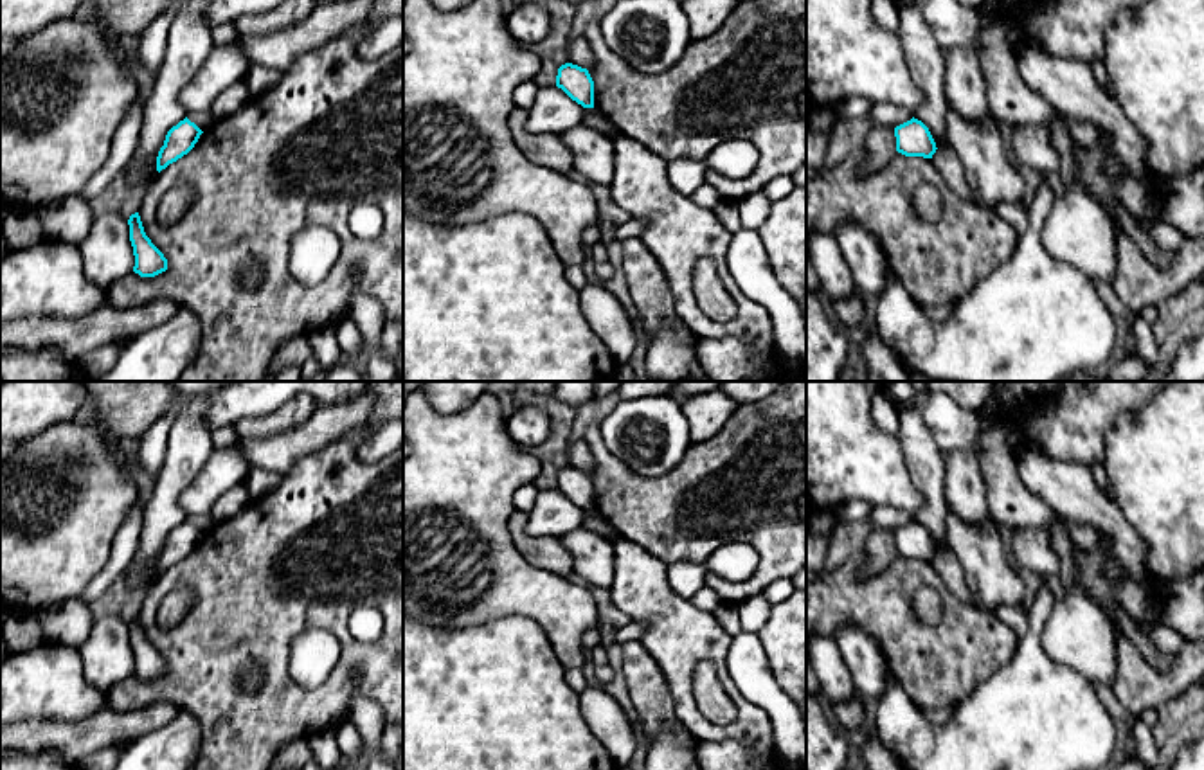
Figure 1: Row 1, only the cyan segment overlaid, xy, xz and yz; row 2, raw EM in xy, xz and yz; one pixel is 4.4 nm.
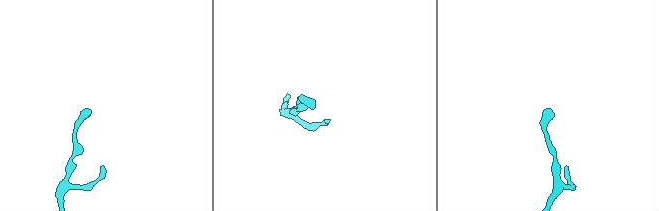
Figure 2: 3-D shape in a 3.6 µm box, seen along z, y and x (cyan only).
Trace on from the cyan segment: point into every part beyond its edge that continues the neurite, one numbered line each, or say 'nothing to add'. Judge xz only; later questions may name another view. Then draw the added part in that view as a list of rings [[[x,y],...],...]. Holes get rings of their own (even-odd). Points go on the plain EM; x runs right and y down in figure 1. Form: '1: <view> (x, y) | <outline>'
nothing to add

